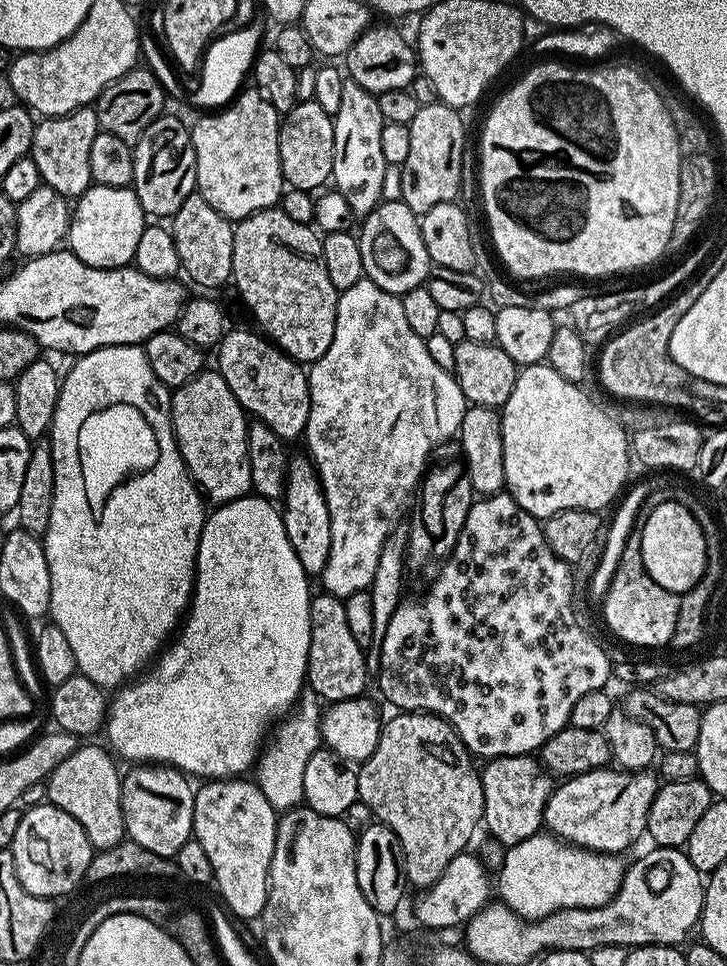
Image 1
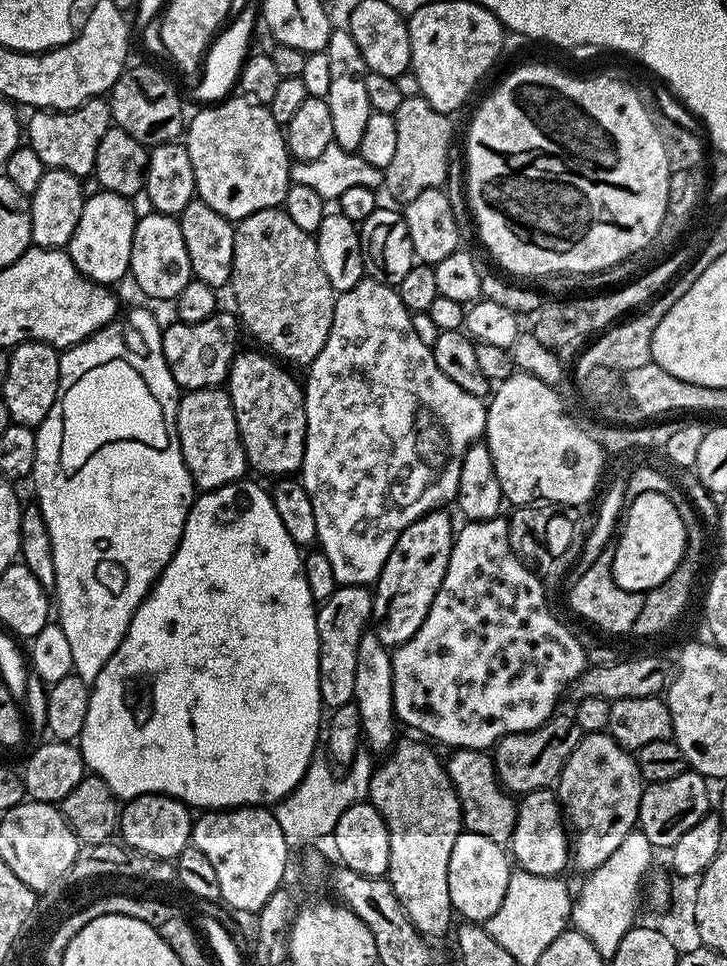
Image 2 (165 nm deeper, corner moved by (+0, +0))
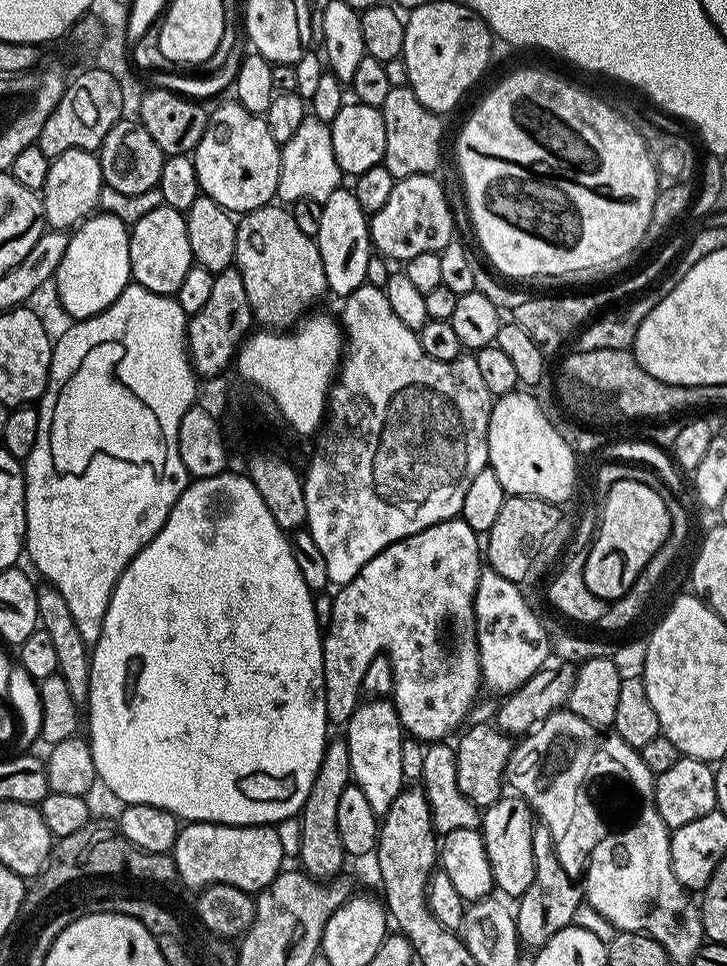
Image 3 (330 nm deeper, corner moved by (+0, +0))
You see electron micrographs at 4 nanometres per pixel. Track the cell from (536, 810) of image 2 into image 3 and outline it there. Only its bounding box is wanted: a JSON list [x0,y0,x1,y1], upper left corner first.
[482,794,534,898]

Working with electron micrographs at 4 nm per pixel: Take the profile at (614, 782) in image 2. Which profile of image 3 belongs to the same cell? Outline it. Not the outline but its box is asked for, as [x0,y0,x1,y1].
[514,826,582,950]

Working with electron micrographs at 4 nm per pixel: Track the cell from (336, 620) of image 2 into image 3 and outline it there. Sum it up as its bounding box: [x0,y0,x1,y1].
[323,518,482,742]

